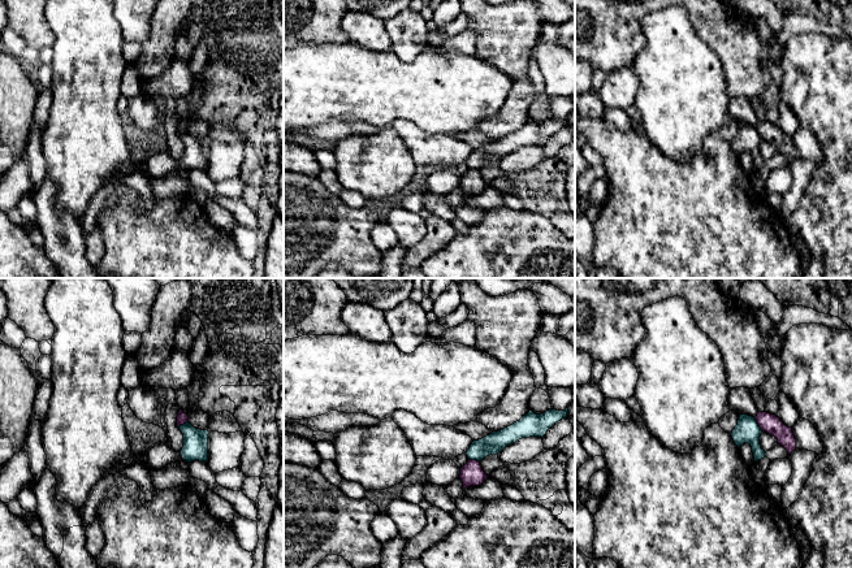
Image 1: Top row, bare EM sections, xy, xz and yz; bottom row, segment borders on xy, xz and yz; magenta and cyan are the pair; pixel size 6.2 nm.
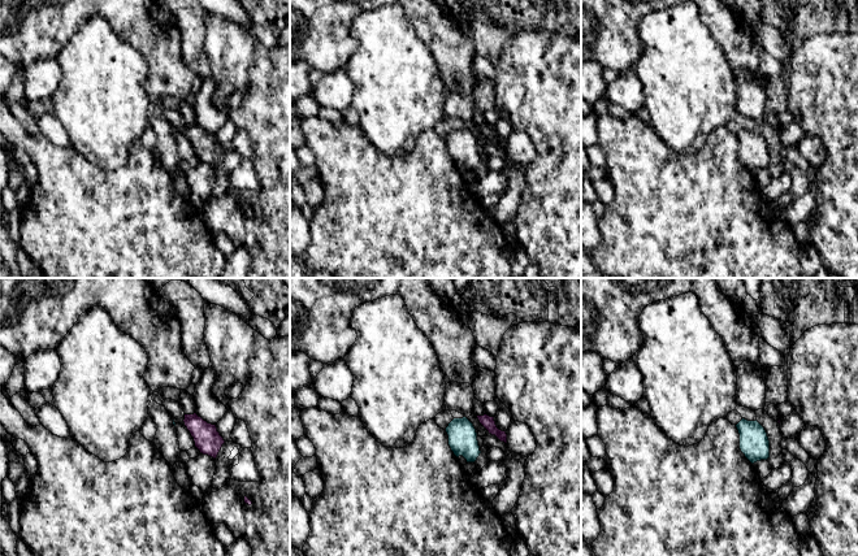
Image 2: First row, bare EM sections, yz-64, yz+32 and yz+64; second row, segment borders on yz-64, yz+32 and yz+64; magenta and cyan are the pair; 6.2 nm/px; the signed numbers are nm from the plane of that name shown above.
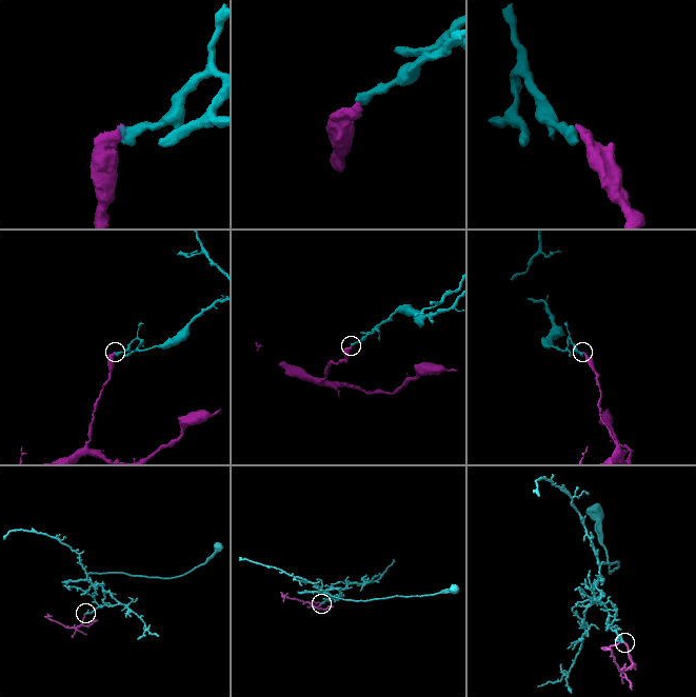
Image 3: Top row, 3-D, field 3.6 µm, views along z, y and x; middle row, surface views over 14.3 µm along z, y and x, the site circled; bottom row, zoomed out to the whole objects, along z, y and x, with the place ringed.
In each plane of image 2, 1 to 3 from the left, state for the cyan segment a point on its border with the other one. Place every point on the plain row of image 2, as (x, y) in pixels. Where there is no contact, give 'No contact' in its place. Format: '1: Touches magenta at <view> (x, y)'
1: No contact
2: No contact
3: No contact

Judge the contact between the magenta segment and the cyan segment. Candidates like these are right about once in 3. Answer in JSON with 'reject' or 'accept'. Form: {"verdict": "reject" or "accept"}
{"verdict": "reject"}

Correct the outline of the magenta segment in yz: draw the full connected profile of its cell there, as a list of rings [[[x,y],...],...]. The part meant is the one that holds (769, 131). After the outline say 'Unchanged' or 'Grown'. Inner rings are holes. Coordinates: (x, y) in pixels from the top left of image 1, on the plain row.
[[[758,121],[756,130],[762,140],[774,144],[788,164],[796,159],[796,148],[792,136],[786,135],[779,126],[767,121]]]. Unchanged

